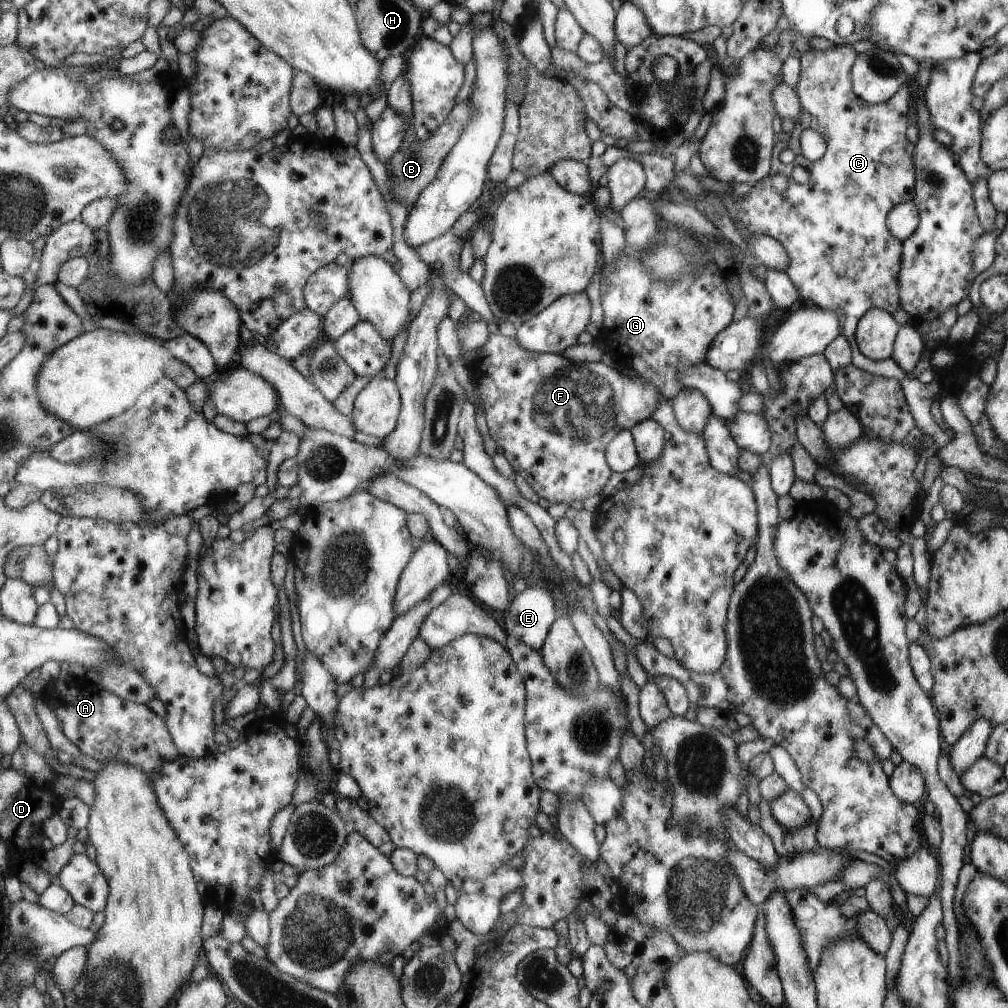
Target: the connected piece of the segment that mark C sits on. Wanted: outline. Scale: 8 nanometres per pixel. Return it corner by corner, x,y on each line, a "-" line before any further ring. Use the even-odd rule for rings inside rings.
831,45
828,50
809,49
799,57
799,80
795,84
795,93
801,104
800,115
794,120
795,126
786,142
795,158
790,164
782,164
777,156
771,156
771,171
743,194
738,201
732,193
720,195
723,207
729,213
730,220
739,222
739,226
748,232
763,234
773,238
785,250
787,262
786,274
798,288
800,303
810,303
827,312
835,312
839,320
839,335
843,336
851,348
850,364
868,374
899,381
906,378
906,373
891,358
873,361
859,352
854,340
854,329
858,322
873,307
881,308
893,314
899,308
899,268
902,262
902,242
897,240
887,227
886,220
891,209
901,202
912,200
915,188
915,172
911,162
913,144
905,138
905,126
901,124
901,114
907,112
907,86
898,90
894,97
883,103
864,103
854,94
849,86
851,66
857,53
852,45
-
803,130
816,131
826,145
822,158
806,160
801,155
799,138
-
795,166
807,170
809,178
803,184
795,183
791,171
-
779,174
785,177
787,188
780,192
771,185
771,177

